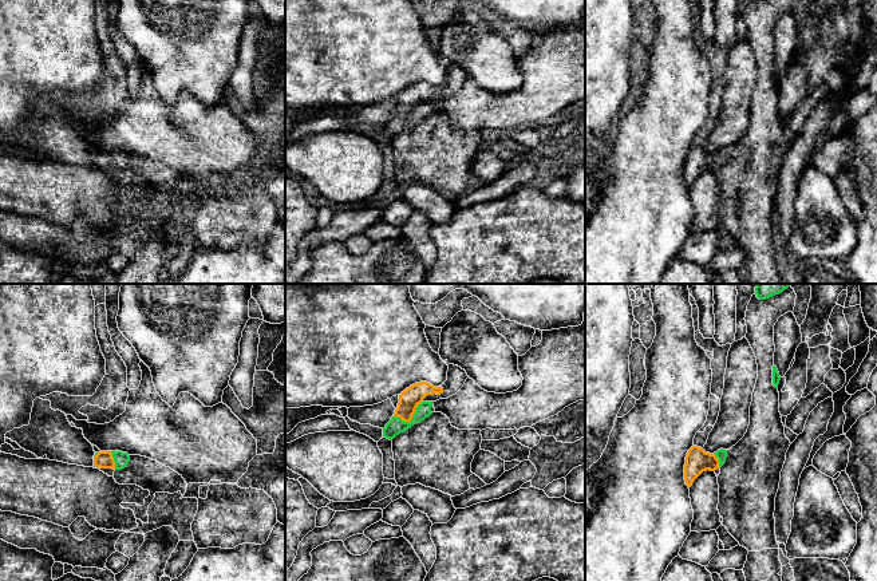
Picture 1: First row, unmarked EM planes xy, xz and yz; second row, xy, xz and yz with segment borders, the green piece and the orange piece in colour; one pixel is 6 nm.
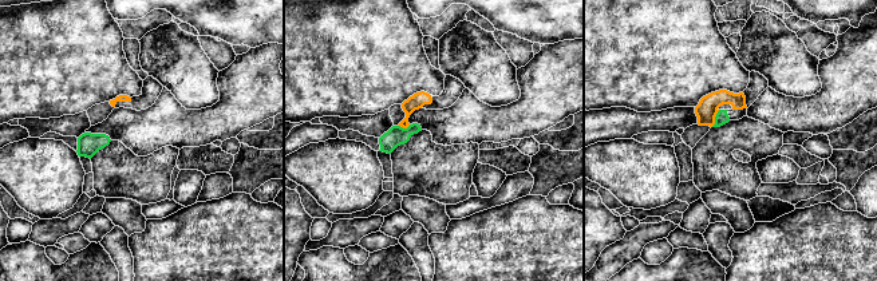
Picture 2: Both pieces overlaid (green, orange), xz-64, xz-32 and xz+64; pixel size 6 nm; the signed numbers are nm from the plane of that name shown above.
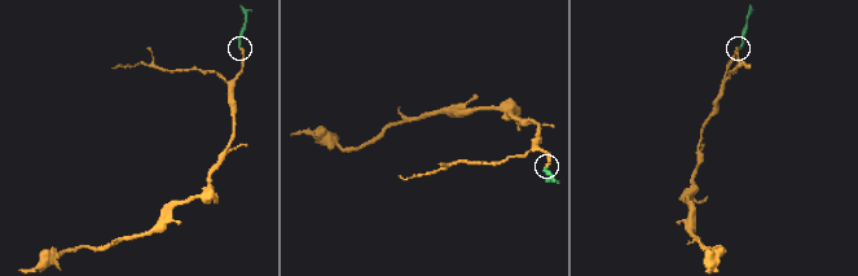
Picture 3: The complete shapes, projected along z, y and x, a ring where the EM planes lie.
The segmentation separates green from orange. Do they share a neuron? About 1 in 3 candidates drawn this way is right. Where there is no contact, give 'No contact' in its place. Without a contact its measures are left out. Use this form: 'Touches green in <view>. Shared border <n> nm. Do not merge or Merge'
Touches green in xz. Shared border 200 nm. Merge

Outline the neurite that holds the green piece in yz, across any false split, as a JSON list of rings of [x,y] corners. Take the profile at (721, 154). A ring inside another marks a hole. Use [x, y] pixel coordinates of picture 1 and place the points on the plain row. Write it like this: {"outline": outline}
{"outline": [[[692,146],[686,157],[684,181],[688,189],[703,171],[715,171],[726,162],[728,150],[718,150],[714,154],[706,153],[702,147]]]}

